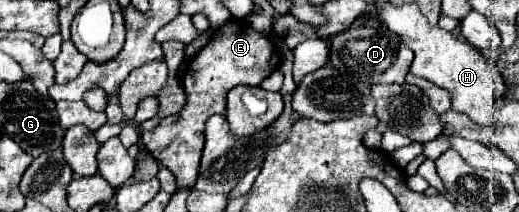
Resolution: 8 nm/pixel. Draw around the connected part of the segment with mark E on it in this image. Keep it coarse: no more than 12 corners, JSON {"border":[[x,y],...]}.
{"border":[[227,21],[187,65],[181,113],[143,133],[193,187],[205,123],[237,85],[281,65],[249,21]]}

